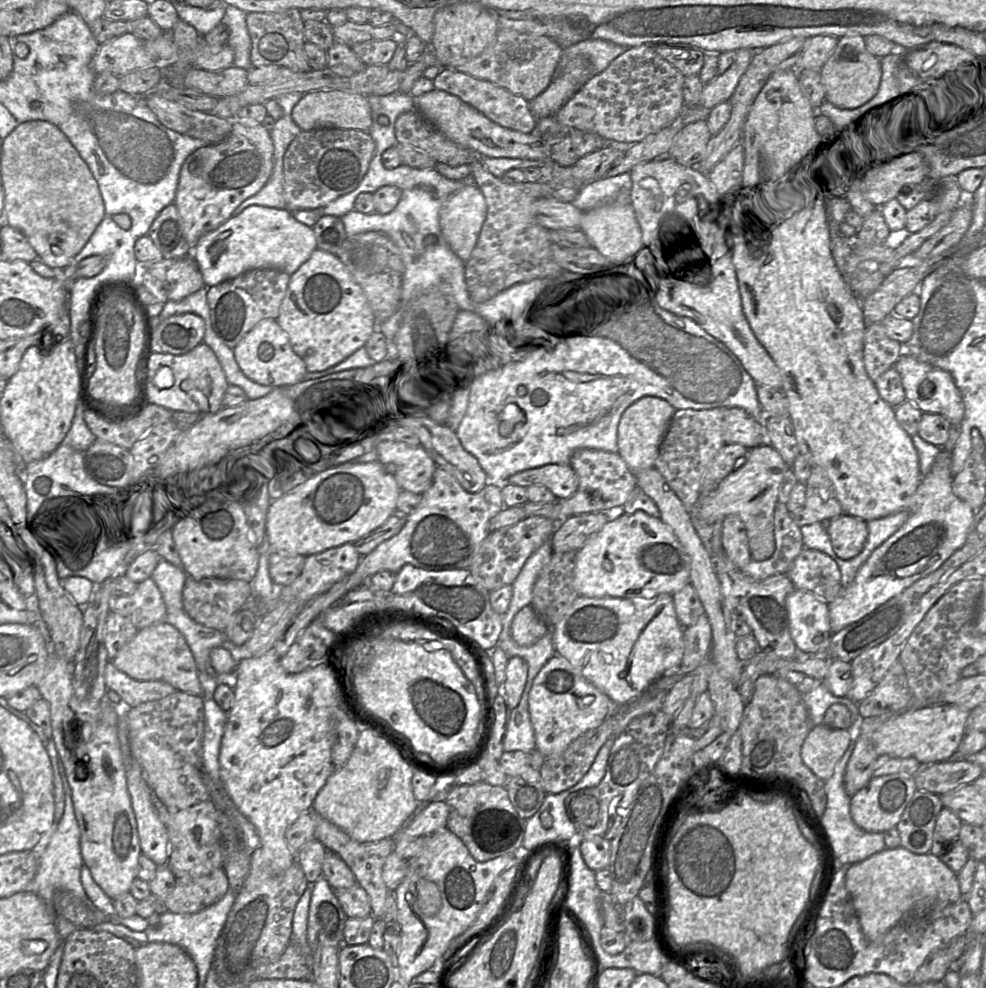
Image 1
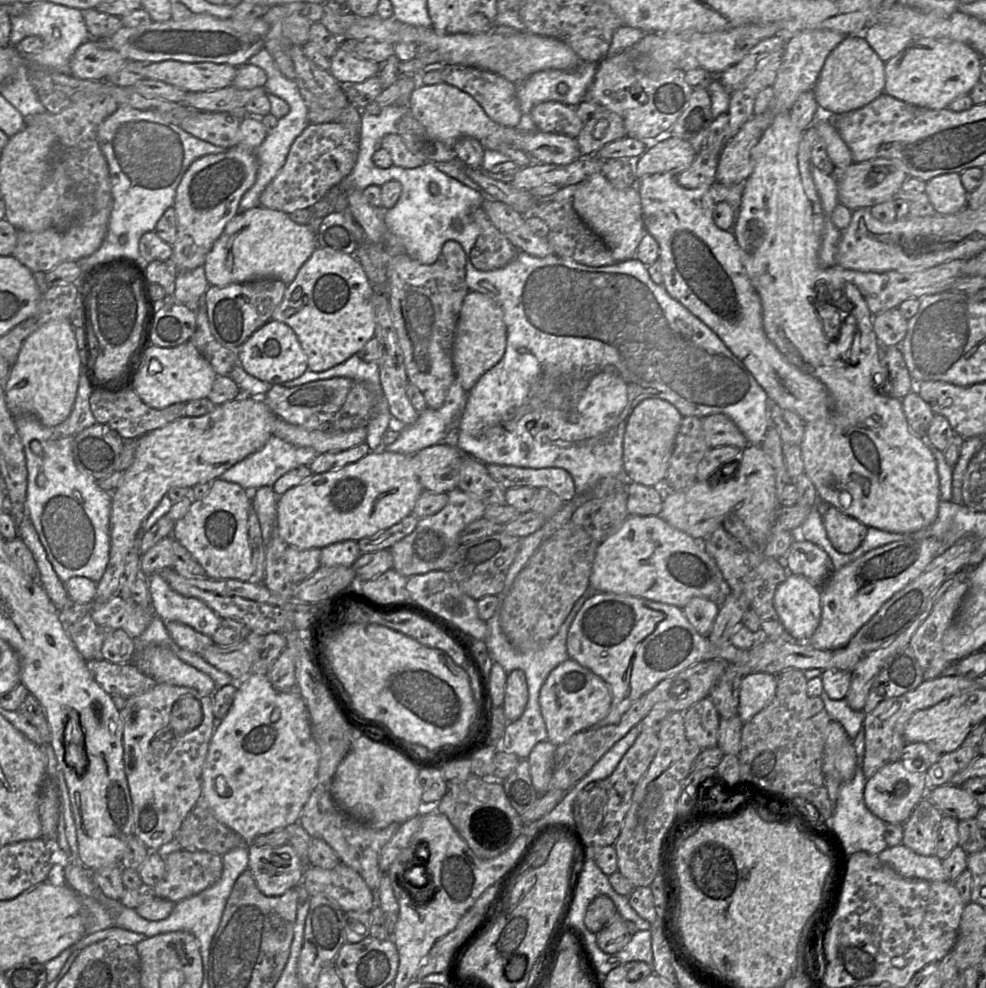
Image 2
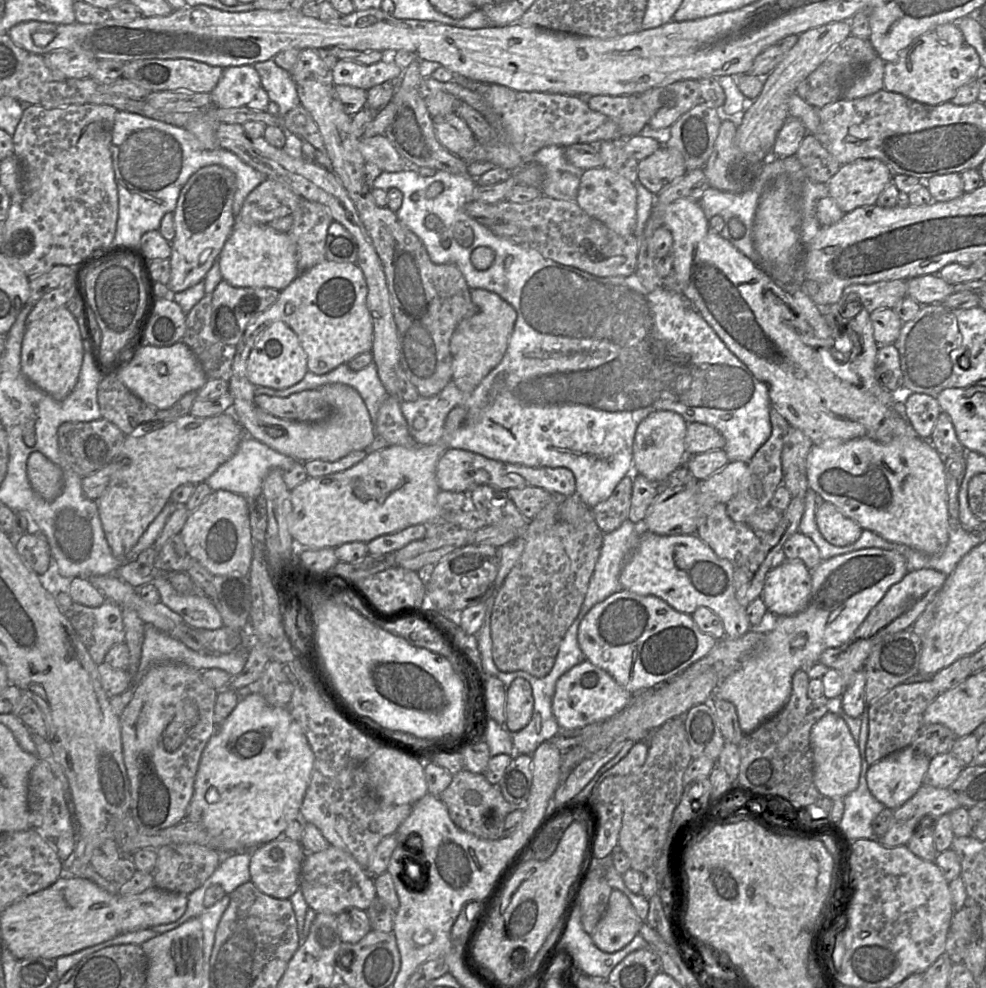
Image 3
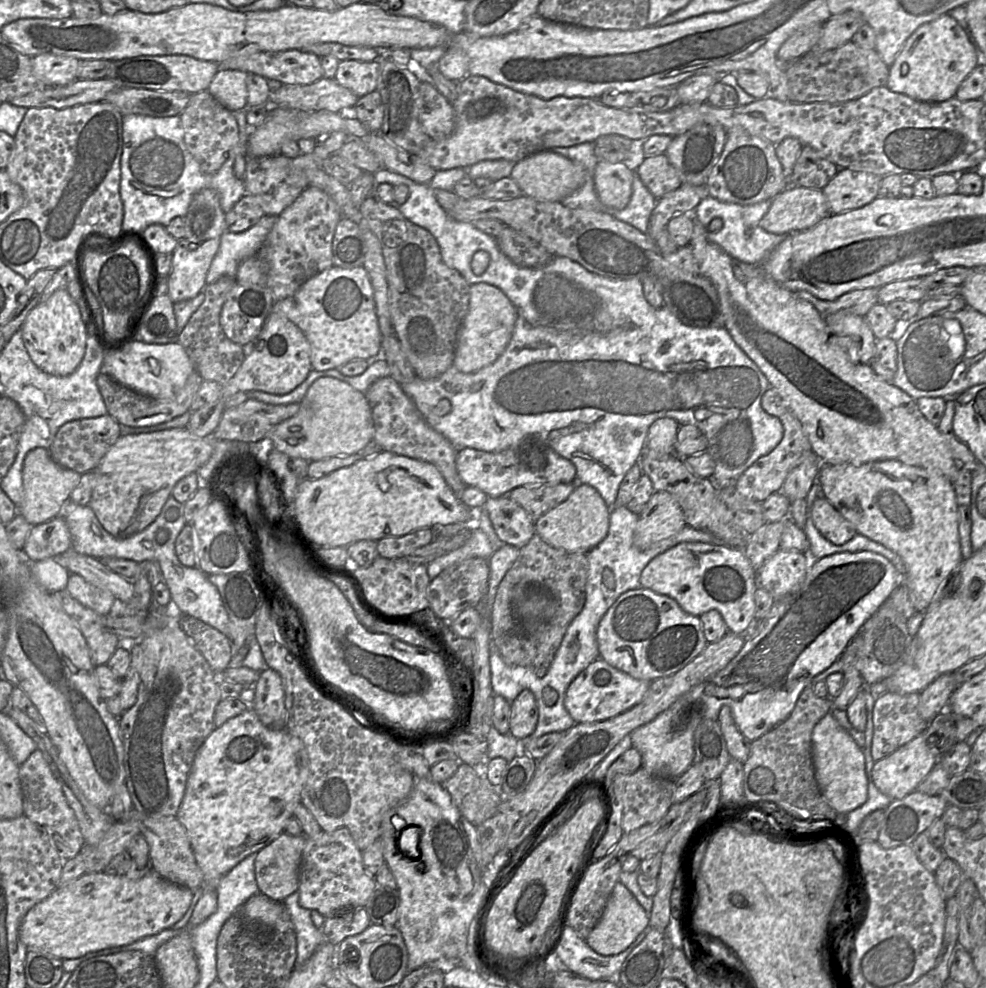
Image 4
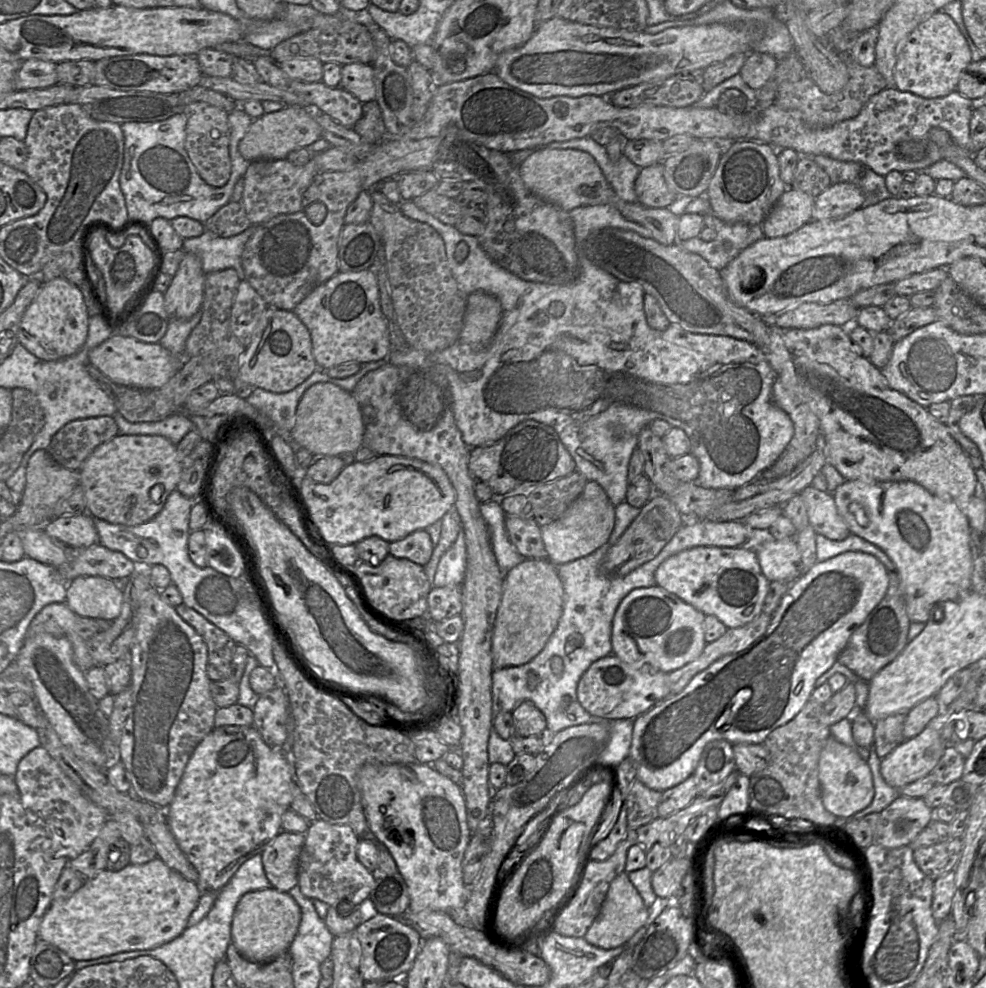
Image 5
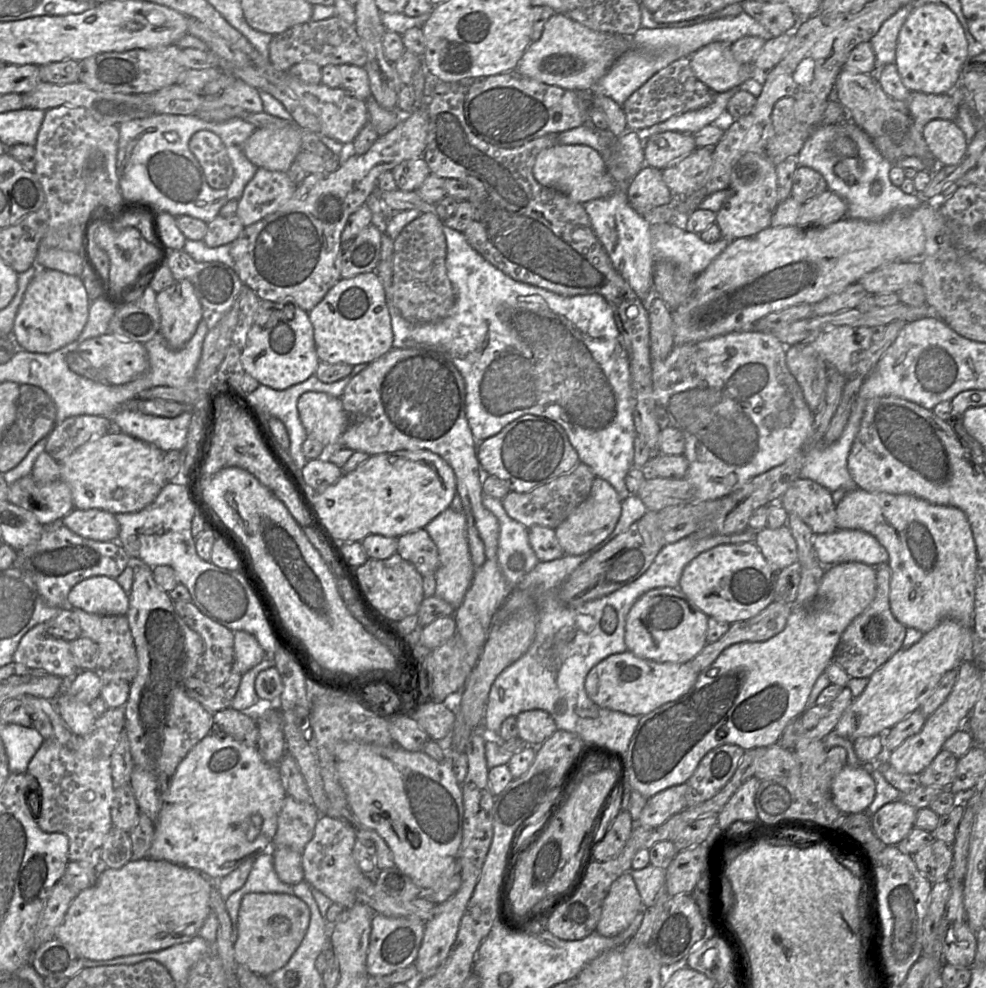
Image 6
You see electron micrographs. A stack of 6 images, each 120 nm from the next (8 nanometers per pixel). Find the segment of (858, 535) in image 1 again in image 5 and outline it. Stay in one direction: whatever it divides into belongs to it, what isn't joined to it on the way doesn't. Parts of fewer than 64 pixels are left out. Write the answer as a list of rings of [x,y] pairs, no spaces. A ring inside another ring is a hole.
[[[809,485],[799,495],[805,503],[809,525],[816,534],[835,541],[844,540],[851,534],[847,524],[839,515],[830,493]]]

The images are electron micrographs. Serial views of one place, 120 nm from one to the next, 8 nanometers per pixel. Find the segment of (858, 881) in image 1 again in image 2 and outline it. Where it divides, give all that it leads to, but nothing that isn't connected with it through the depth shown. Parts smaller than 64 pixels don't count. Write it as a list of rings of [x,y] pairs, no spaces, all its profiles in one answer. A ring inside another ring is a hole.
[[[903,844],[895,847],[887,847],[878,854],[878,858],[898,874],[907,878],[917,878],[927,881],[949,880],[942,866],[942,861],[937,856],[919,855]]]

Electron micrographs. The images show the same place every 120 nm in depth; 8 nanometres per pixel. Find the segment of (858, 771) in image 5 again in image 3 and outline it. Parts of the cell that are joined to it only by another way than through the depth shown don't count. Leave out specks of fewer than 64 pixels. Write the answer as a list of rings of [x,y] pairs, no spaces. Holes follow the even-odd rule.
[[[827,712],[810,731],[813,758],[813,782],[818,791],[828,798],[844,798],[859,783],[861,759],[859,748],[847,724],[839,716]]]

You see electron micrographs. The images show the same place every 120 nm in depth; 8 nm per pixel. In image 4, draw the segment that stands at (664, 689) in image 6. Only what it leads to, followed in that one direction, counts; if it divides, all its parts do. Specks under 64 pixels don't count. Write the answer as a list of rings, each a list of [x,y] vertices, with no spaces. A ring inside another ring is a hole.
[[[598,658],[592,661],[569,684],[564,697],[564,707],[576,723],[604,721],[638,704],[646,694],[650,682],[633,678]]]

